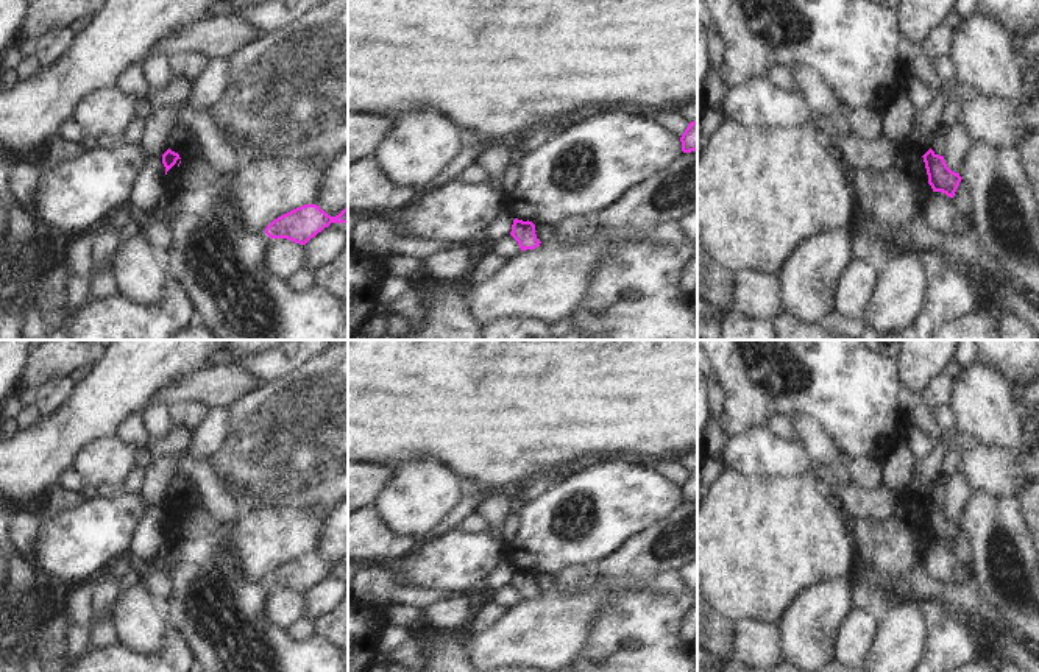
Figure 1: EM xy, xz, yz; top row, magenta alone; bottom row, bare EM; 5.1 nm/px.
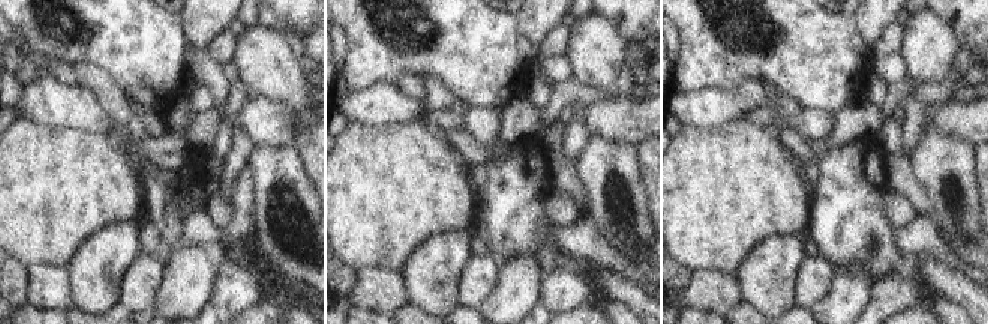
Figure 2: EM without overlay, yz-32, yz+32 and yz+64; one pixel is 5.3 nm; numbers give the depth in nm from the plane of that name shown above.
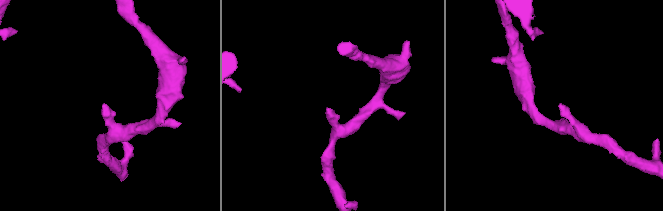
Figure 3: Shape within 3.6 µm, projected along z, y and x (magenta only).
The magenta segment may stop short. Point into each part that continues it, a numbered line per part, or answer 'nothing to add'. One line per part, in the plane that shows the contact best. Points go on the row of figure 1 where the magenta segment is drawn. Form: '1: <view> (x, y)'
nothing to add

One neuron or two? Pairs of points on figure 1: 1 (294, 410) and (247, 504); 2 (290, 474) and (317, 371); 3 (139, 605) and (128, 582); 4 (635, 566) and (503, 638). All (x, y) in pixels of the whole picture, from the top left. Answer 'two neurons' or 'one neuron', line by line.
1: one neuron
2: one neuron
3: two neurons
4: two neurons

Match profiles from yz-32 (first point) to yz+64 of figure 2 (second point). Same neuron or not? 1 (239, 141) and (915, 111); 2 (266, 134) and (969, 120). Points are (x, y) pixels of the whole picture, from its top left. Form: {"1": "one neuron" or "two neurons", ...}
{"1": "one neuron", "2": "one neuron"}

